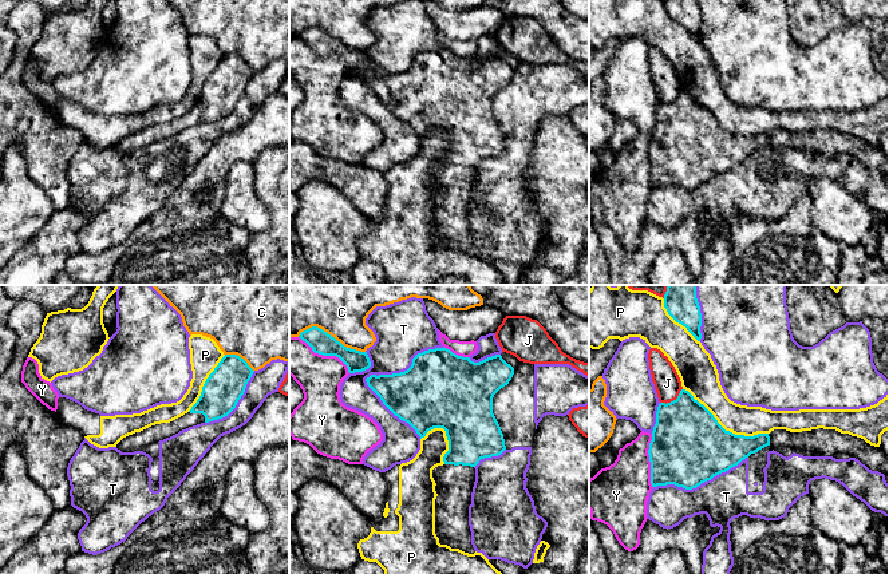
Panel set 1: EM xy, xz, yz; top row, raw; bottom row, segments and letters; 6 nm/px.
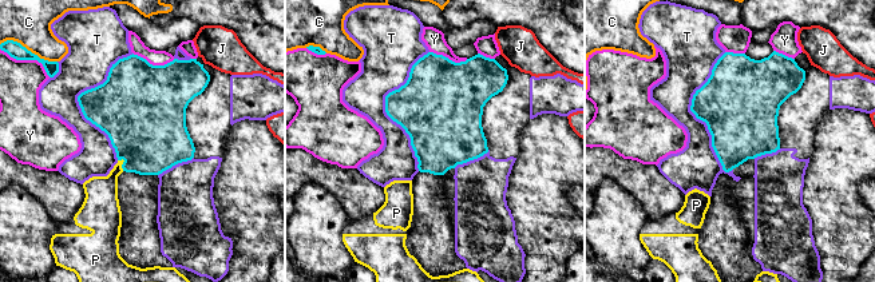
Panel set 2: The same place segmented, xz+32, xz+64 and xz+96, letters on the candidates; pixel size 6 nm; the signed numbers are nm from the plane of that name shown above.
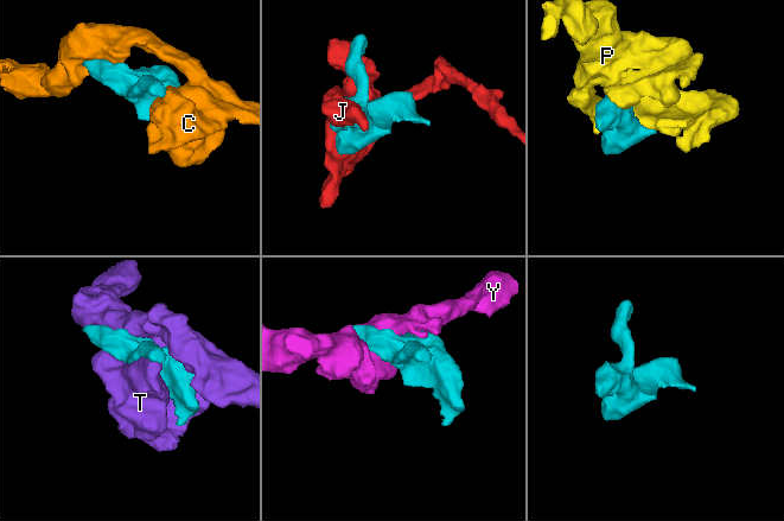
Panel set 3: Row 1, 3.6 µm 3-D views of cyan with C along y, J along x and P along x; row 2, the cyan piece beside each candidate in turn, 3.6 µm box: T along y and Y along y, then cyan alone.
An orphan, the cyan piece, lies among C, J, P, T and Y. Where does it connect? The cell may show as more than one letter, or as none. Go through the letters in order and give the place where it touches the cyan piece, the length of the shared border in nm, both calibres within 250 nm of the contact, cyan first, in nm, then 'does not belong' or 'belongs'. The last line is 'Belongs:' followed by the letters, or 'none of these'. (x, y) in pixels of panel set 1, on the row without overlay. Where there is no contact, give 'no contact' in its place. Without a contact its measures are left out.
C: contact xz (330, 35); length 420 nm; calibres 140 and 240 nm; does not belong
J: contact yz (674, 101); length 160 nm; calibres 420 and 160 nm; does not belong
P: contact yz (723, 129); length 600 nm; calibres 460 and 180 nm; does not belong
T: contact xz (375, 75); length 550 nm; calibres 300 and 280 nm; does not belong
Y: contact xz (326, 55); length 380 nm; calibres 140 and 260 nm; does not belong
Belongs: none of these

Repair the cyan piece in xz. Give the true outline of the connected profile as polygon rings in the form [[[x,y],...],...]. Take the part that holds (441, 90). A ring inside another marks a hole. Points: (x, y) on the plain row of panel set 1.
[[[447,48],[428,50],[412,59],[411,67],[400,74],[371,75],[367,86],[400,120],[408,123],[422,138],[434,128],[443,128],[449,151],[443,166],[432,170],[435,191],[435,234],[440,245],[474,254],[469,226],[469,206],[475,182],[475,166],[481,159],[498,157],[505,150],[501,127],[493,114],[494,95],[509,84],[514,68],[501,55],[474,63],[470,58],[453,54]]]

